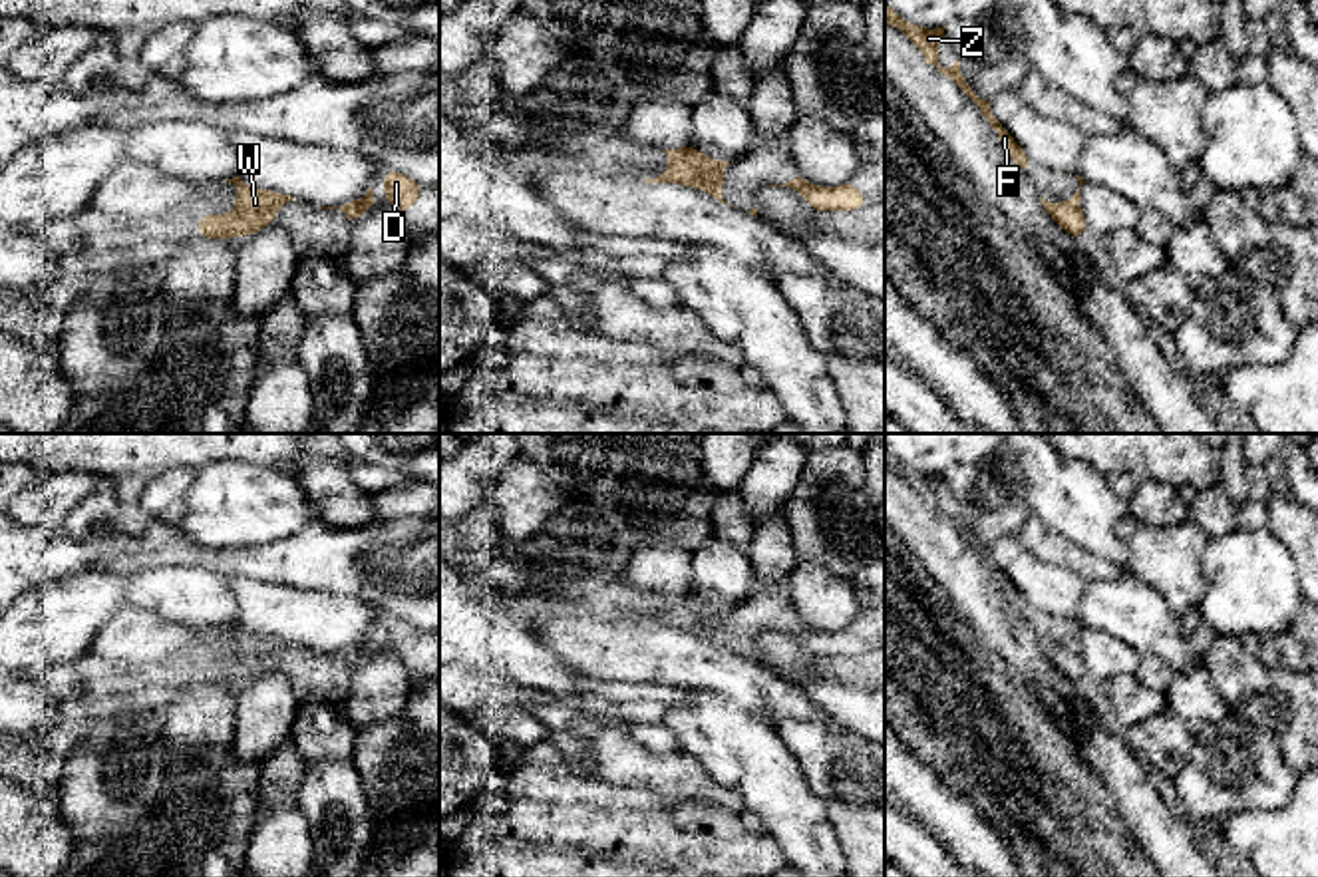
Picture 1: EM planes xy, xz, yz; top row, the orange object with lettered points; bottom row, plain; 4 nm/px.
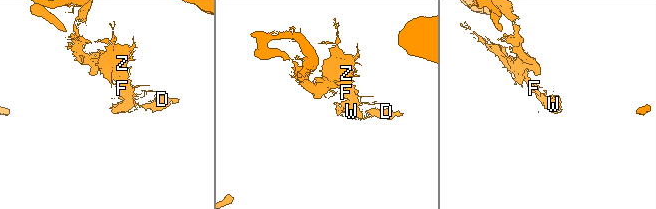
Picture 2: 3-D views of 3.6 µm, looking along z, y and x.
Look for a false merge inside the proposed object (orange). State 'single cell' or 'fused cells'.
single cell

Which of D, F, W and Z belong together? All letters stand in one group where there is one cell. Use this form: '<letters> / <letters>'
D F W Z

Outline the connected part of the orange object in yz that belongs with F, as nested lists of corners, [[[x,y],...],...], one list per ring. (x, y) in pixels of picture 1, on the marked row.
[[[885,0],[885,22],[903,32],[922,54],[926,64],[932,64],[938,68],[938,72],[946,78],[950,78],[960,93],[970,99],[980,113],[988,119],[990,127],[994,129],[998,141],[1008,151],[1016,167],[1028,175],[1032,169],[1032,159],[1026,155],[1026,151],[1020,147],[1020,143],[1010,135],[1010,131],[992,115],[990,101],[982,99],[968,80],[960,72],[960,62],[956,60],[950,68],[942,68],[938,62],[938,40],[946,38],[944,28],[926,30],[918,24],[903,20]]]

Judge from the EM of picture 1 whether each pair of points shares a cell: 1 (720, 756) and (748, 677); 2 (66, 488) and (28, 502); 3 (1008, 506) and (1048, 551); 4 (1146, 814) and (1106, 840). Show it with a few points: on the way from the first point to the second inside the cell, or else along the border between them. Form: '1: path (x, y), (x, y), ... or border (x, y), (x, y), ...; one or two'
1: border (694, 687), (720, 693), (774, 728); two
2: path (56, 496), (38, 502); one
3: border (1030, 514), (1016, 535); two
4: border (1104, 786), (1128, 832), (1148, 856); two

